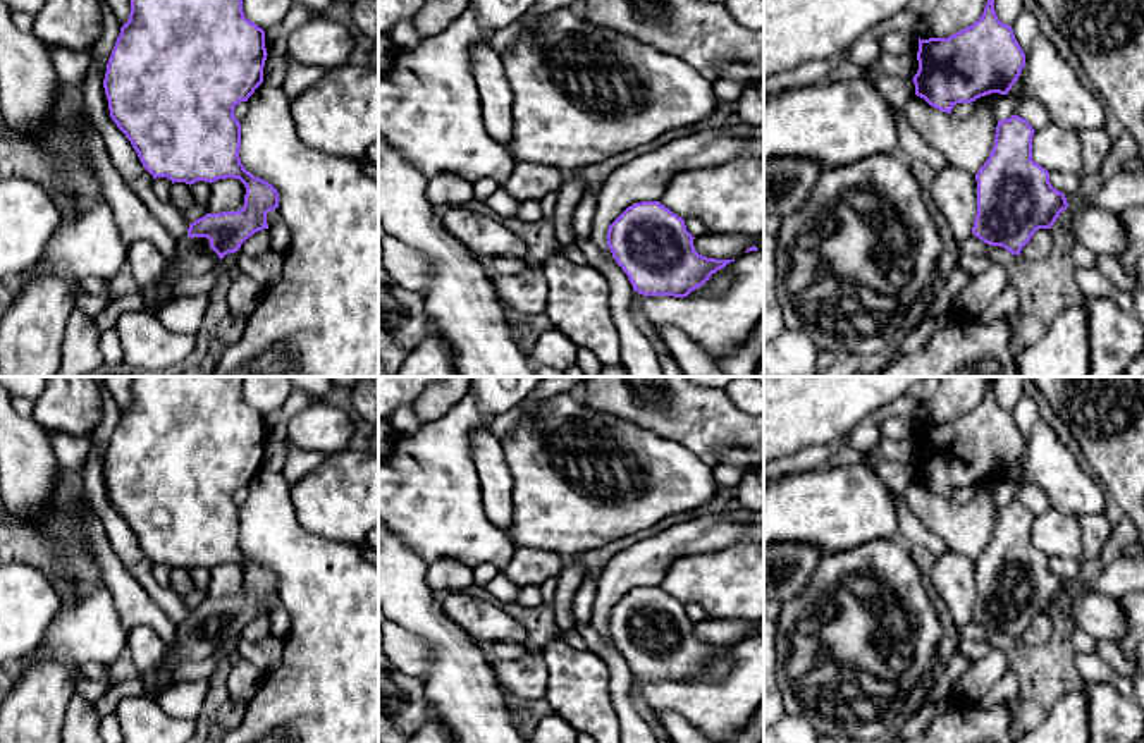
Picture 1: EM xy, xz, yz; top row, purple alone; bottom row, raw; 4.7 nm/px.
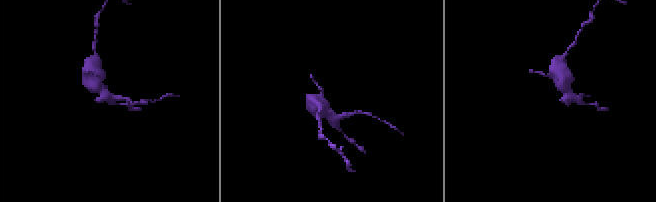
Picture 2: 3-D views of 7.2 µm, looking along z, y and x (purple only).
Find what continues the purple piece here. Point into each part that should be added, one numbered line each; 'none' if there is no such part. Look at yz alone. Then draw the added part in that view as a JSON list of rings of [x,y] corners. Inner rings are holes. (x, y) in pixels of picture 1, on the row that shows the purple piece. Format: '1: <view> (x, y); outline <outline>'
none

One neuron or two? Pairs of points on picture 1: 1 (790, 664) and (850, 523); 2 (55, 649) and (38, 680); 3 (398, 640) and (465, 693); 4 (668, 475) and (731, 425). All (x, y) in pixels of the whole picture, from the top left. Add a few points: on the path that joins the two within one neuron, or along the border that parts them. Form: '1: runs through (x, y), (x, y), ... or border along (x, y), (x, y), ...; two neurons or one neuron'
1: border along (876, 539), (824, 554); two neurons
2: border along (78, 666), (38, 659), (21, 673); two neurons
3: border along (406, 630), (430, 647), (430, 669), (425, 676); two neurons
4: border along (658, 435), (683, 444), (711, 468); two neurons

